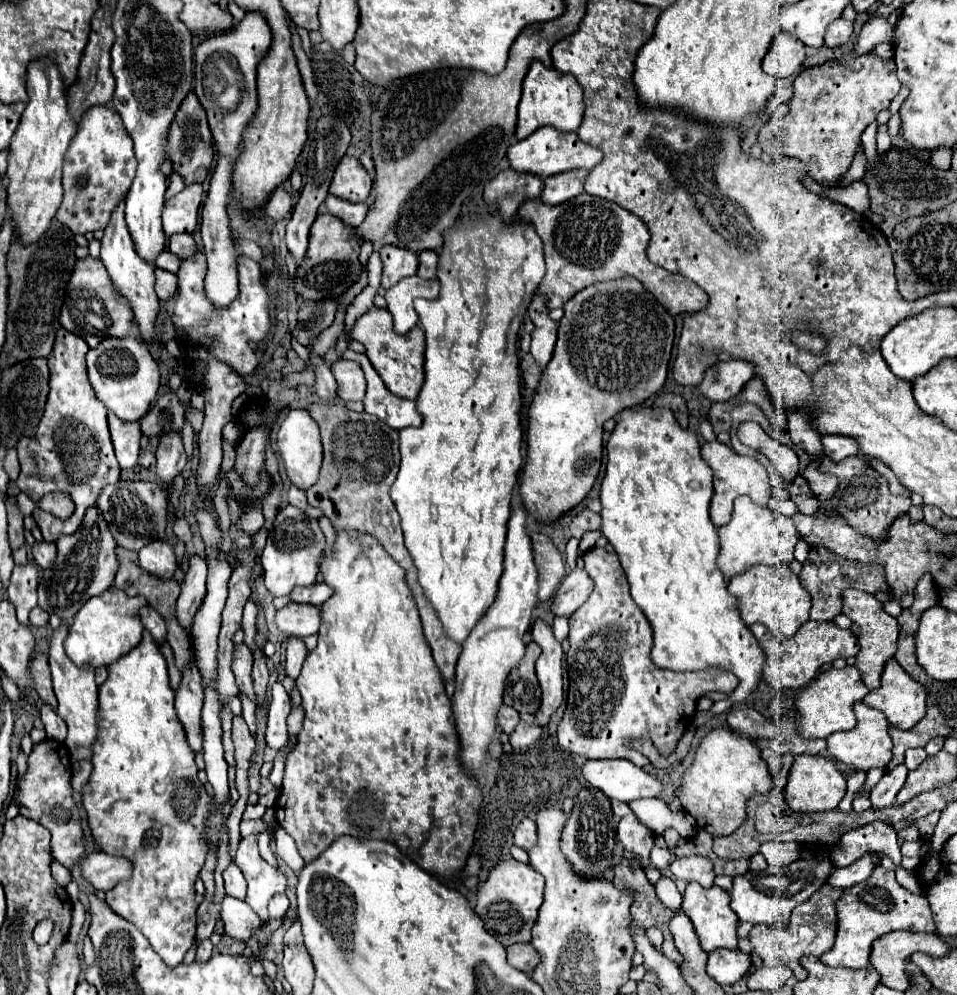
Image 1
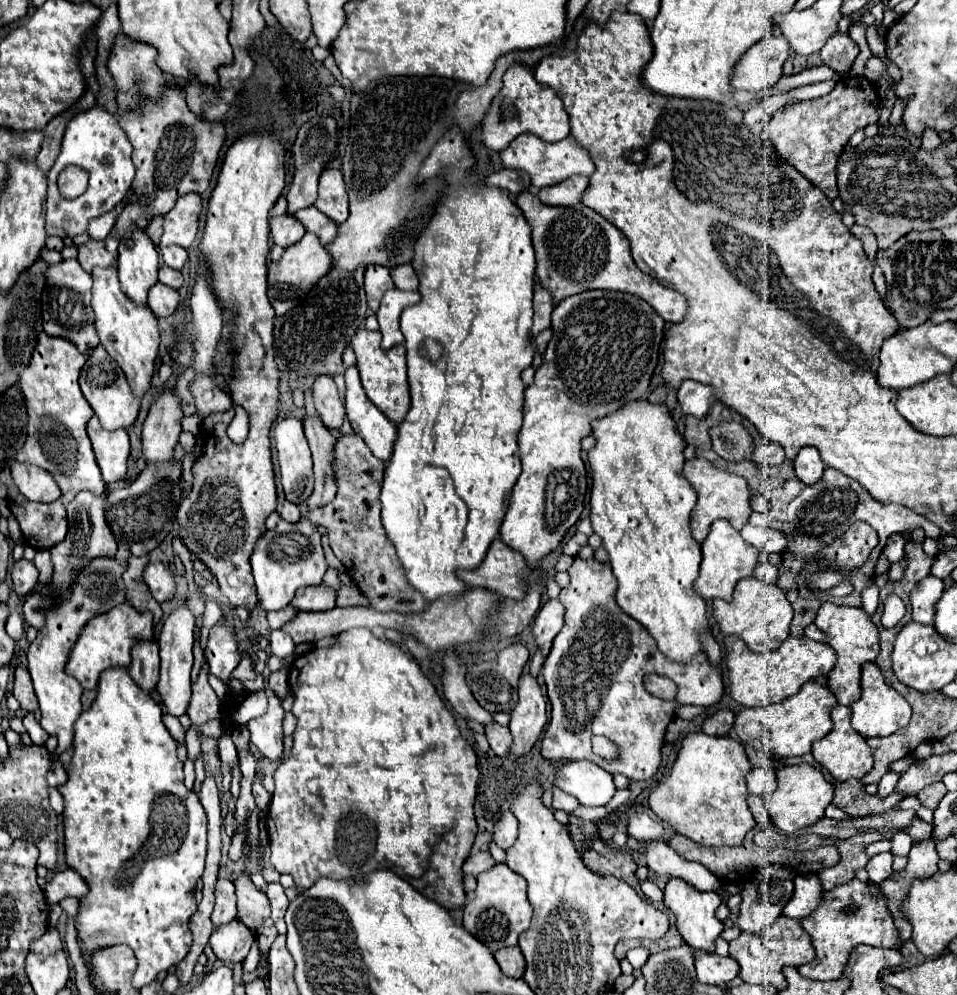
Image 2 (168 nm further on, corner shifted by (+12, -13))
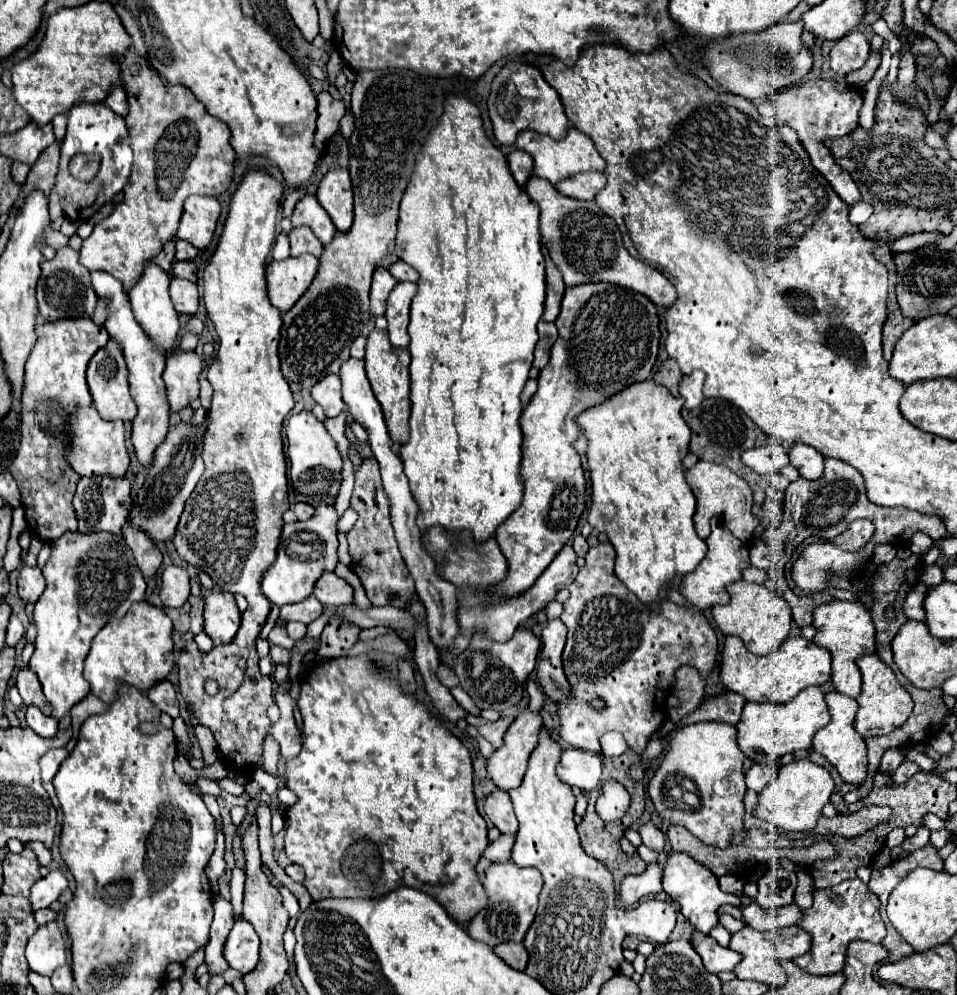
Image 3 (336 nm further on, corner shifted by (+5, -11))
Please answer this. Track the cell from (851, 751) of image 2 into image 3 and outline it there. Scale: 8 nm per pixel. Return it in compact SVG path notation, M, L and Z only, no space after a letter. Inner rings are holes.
M828 692L826 694L826 704L830 710L830 722L818 730L812 738L812 748L826 756L826 760L838 768L838 774L842 776L844 782L850 784L862 784L866 778L866 768L868 768L868 756L866 756L866 742L864 738L854 730L854 716L856 716L856 700L850 696L844 696L840 692Z

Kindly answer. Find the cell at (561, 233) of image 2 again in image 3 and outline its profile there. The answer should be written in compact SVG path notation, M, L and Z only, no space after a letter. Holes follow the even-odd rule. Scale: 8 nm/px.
M538 176L530 178L530 182L526 184L526 192L540 206L542 242L548 248L554 264L562 272L566 286L576 286L584 282L612 282L648 296L654 304L662 308L670 306L676 300L674 286L658 270L628 254L616 222L608 214L604 214L596 206L596 202L566 198L558 194L558 190L550 182Z

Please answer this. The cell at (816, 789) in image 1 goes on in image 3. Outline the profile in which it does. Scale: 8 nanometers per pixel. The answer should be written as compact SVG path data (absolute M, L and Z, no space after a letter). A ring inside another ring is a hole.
M794 760L782 768L778 768L778 774L770 782L770 786L766 786L758 794L760 804L756 808L756 814L786 832L812 830L822 814L822 806L830 800L832 790L834 790L834 782L826 768L822 768L810 760Z

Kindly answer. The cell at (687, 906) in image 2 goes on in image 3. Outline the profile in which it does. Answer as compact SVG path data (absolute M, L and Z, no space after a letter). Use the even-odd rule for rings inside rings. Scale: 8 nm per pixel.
M674 852L668 854L662 870L662 886L664 892L680 906L684 918L692 922L694 928L700 930L702 934L708 934L718 924L718 908L722 904L740 906L740 898L734 894L724 894L718 888L718 878L710 870L706 870L706 866L694 862L694 858L690 858L688 854L674 854Z

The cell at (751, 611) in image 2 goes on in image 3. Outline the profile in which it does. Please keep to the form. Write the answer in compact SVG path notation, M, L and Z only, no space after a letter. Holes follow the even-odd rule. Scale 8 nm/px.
M744 580L732 582L730 586L726 586L726 590L730 594L730 602L726 606L712 608L712 616L724 634L742 638L746 648L750 652L754 652L756 656L770 654L788 638L792 612L784 598L770 592L764 584L752 584L752 582L744 582Z

